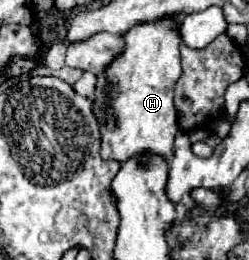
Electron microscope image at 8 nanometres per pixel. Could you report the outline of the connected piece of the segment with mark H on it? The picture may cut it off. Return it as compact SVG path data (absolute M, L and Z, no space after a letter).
M165 17L165 21L151 21L133 25L129 33L123 35L125 49L119 53L107 67L105 73L97 75L95 99L93 99L93 113L101 127L101 157L115 159L119 163L127 161L137 153L157 153L163 157L173 155L173 139L179 131L177 125L177 111L173 105L173 87L181 77L181 55L179 55L179 19Z

